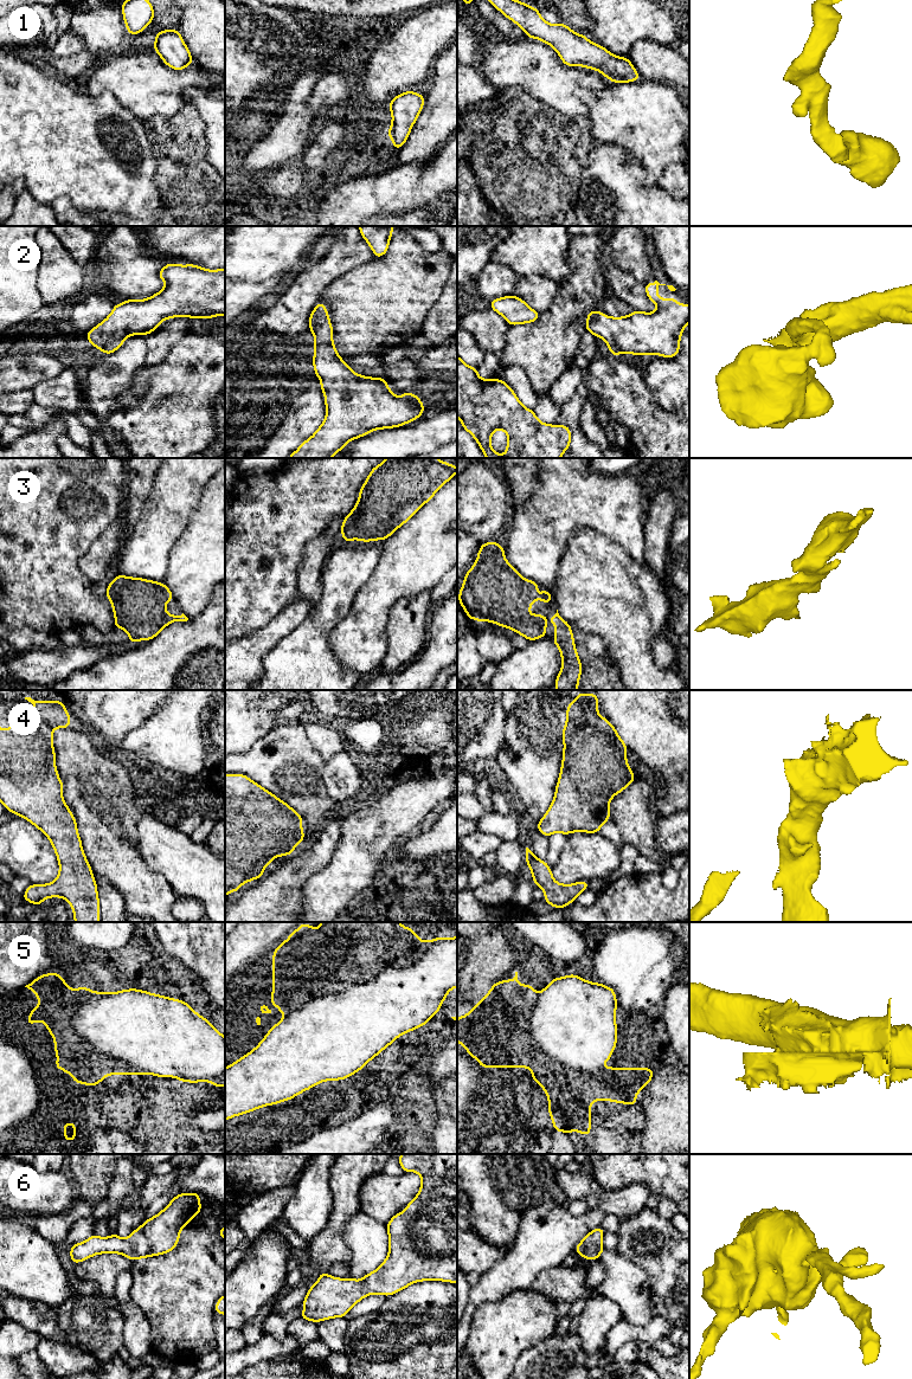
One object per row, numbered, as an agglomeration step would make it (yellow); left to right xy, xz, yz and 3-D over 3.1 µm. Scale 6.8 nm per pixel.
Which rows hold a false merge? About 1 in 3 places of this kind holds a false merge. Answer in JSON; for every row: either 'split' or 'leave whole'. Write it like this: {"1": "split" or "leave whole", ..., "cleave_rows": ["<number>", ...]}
{"1": "leave whole", "2": "leave whole", "3": "leave whole", "4": "leave whole", "5": "leave whole", "6": "leave whole", "cleave_rows": []}

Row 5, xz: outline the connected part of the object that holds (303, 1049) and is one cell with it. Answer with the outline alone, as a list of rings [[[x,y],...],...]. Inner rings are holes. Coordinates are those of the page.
[[[303,922],[274,951],[272,955],[271,1004],[277,1006],[280,1013],[285,1017],[269,1030],[253,1050],[225,1068],[225,1120],[250,1113],[264,1106],[291,1100],[321,1082],[346,1080],[361,1070],[385,1048],[394,1043],[399,1036],[425,1025],[439,1012],[449,991],[455,987],[457,987],[457,936],[433,937],[431,941],[422,941],[415,934],[413,928],[406,928],[399,922],[321,922],[320,928],[314,928]]]

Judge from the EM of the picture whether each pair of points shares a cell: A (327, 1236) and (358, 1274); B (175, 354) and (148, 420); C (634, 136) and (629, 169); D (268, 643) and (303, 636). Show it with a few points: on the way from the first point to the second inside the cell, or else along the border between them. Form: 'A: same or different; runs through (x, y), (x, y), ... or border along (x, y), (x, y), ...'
A: different; border along (344, 1235), (344, 1241), (349, 1251), (348, 1263)
B: same; runs through (175, 371), (175, 377), (151, 404)
C: different; border along (607, 143), (621, 146), (641, 166), (643, 184)
D: different; border along (301, 624), (284, 636), (261, 662)

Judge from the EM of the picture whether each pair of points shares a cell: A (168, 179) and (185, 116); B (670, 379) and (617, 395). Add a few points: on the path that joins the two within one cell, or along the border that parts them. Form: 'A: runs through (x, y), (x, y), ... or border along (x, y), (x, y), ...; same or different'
A: runs through (172, 163), (179, 155), (179, 140), (185, 131); same
B: border along (642, 377), (654, 400), (663, 410); different

